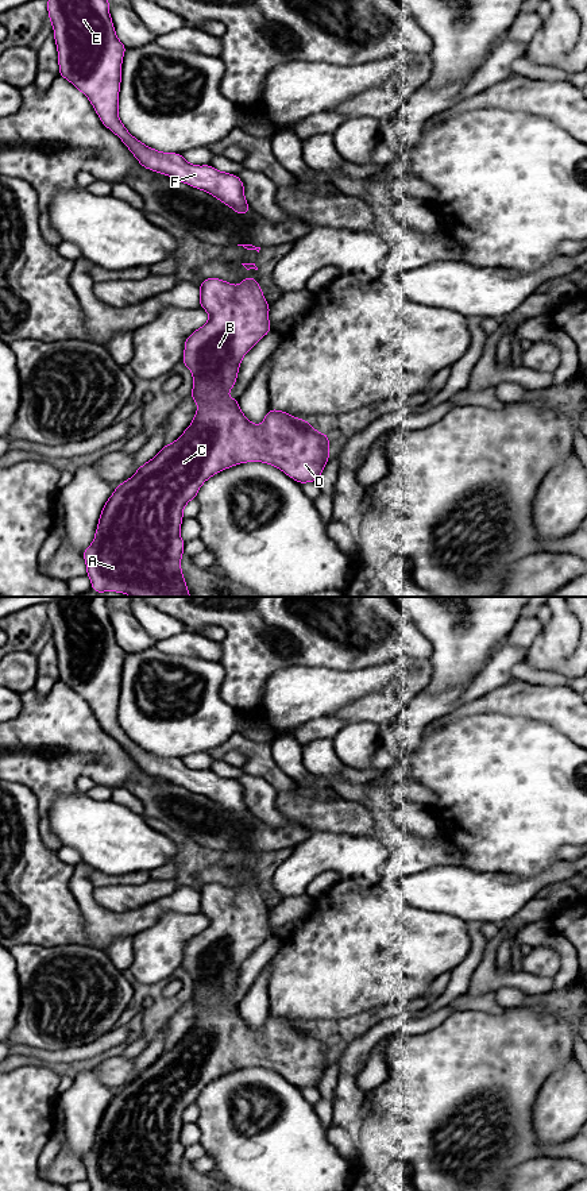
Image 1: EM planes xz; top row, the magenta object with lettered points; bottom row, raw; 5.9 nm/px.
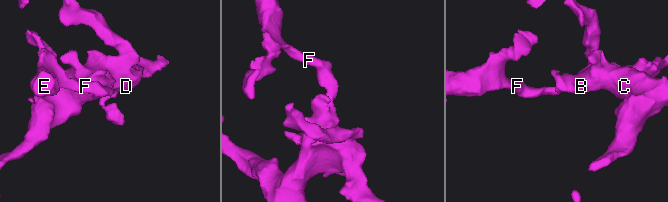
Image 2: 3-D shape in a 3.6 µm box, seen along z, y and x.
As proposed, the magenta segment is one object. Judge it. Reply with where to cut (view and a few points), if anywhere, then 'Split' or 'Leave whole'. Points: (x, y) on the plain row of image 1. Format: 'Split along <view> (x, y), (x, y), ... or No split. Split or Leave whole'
No split. Leave whole

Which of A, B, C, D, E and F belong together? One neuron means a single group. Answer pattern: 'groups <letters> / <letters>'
groups A B C D E F

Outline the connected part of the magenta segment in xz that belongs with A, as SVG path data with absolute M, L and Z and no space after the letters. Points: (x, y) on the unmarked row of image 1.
M246 882L240 890L236 893L233 889L225 887L220 883L206 883L202 884L200 890L200 911L204 913L209 918L209 925L205 930L196 934L192 940L189 940L185 945L185 956L182 963L182 970L185 970L193 978L193 995L190 1002L197 1007L198 1013L194 1020L192 1029L185 1034L185 1037L171 1049L165 1049L165 1052L147 1068L142 1069L138 1076L127 1086L121 1087L109 1105L105 1107L100 1123L99 1130L94 1138L93 1148L82 1157L82 1161L86 1167L86 1180L92 1186L92 1191L186 1191L185 1182L181 1176L181 1161L184 1159L185 1146L181 1144L181 1128L184 1125L182 1115L185 1110L196 1103L201 1090L217 1079L224 1074L233 1072L239 1068L246 1067L263 1067L269 1068L279 1075L282 1075L286 1080L297 1086L298 1088L316 1087L325 1068L329 1064L329 1044L327 1038L317 1037L306 1025L297 1024L286 1017L269 1014L264 1021L262 1029L252 1029L240 1015L237 1003L229 1003L227 998L235 991L239 971L243 961L264 941L271 936L271 930L269 926L269 916L270 909L263 903L263 897L256 884L251 882Z

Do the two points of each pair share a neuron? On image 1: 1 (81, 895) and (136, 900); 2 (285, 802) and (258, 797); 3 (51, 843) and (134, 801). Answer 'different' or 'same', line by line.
1: different
2: different
3: different

